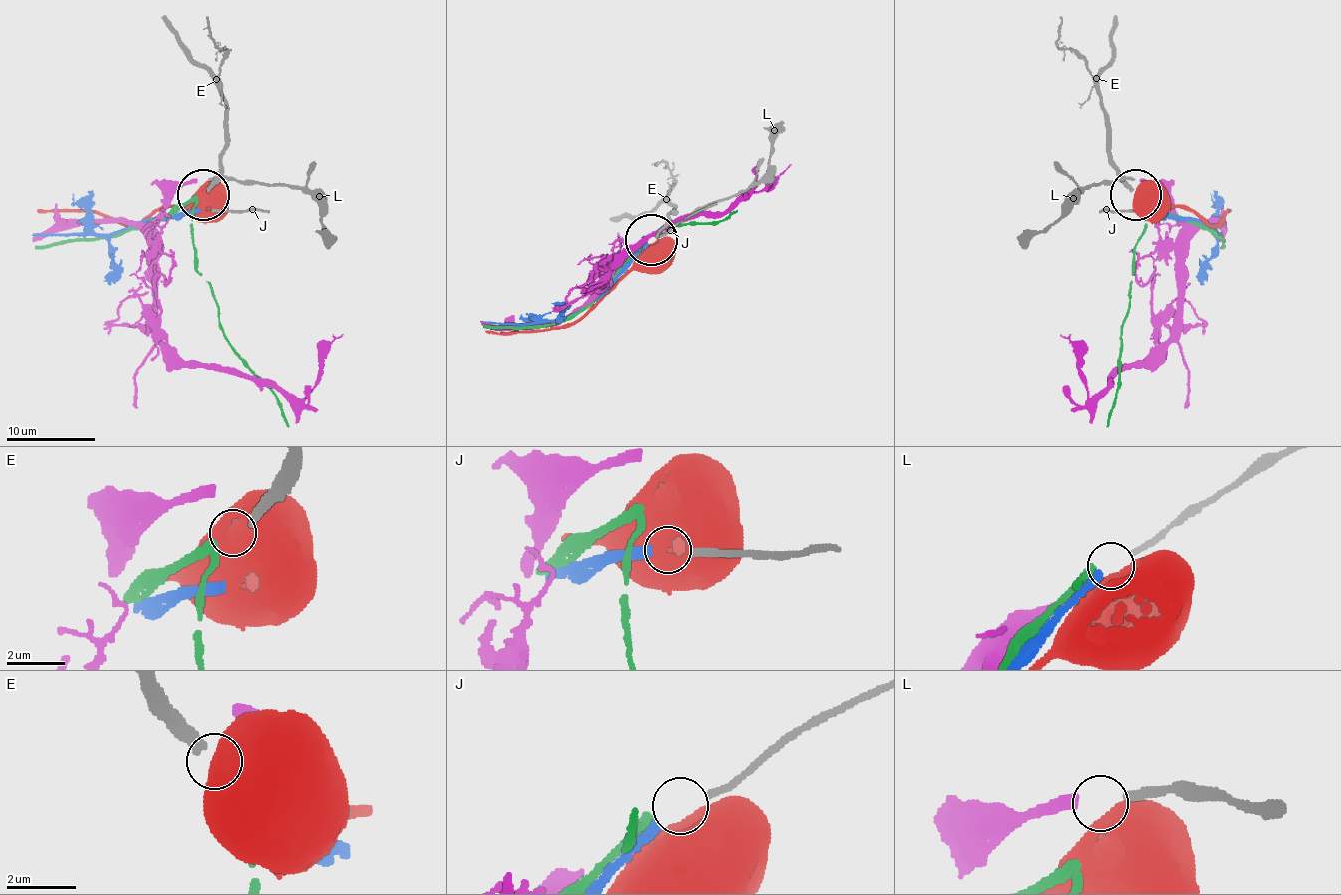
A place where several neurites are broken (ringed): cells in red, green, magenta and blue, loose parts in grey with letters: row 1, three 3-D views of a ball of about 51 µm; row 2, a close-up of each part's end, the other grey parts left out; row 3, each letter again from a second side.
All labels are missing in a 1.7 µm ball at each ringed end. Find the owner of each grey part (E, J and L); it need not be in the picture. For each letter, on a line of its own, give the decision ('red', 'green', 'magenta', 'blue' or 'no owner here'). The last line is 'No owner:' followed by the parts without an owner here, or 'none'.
E: green
J: no owner here
L: magenta
No owner: J

